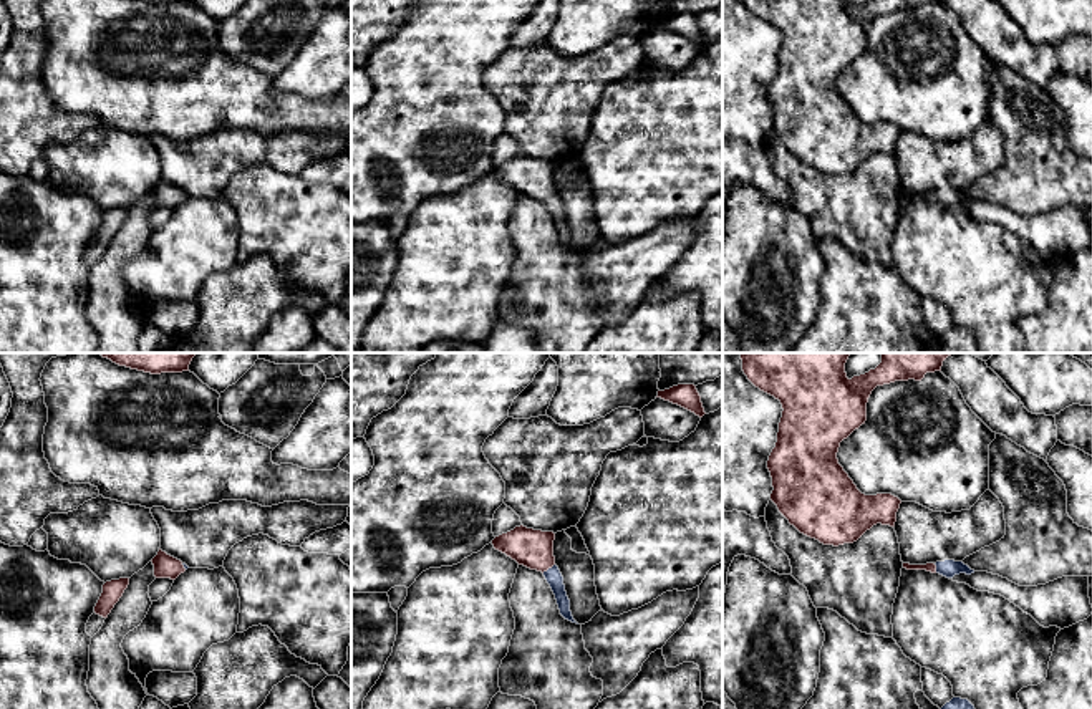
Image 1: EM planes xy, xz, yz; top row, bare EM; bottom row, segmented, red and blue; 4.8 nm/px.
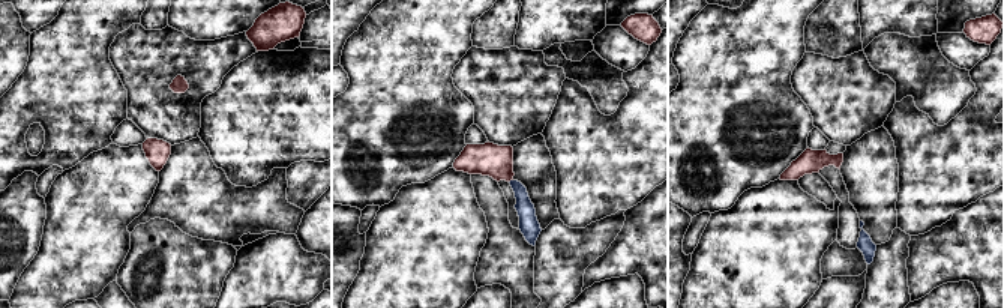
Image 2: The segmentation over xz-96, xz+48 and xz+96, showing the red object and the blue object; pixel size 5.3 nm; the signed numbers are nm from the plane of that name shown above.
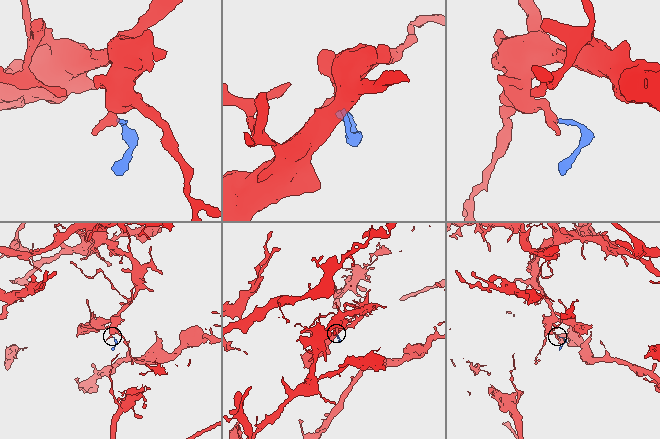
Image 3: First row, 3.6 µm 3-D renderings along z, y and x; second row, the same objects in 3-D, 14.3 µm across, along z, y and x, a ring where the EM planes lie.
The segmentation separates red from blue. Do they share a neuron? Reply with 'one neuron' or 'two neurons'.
one neuron

